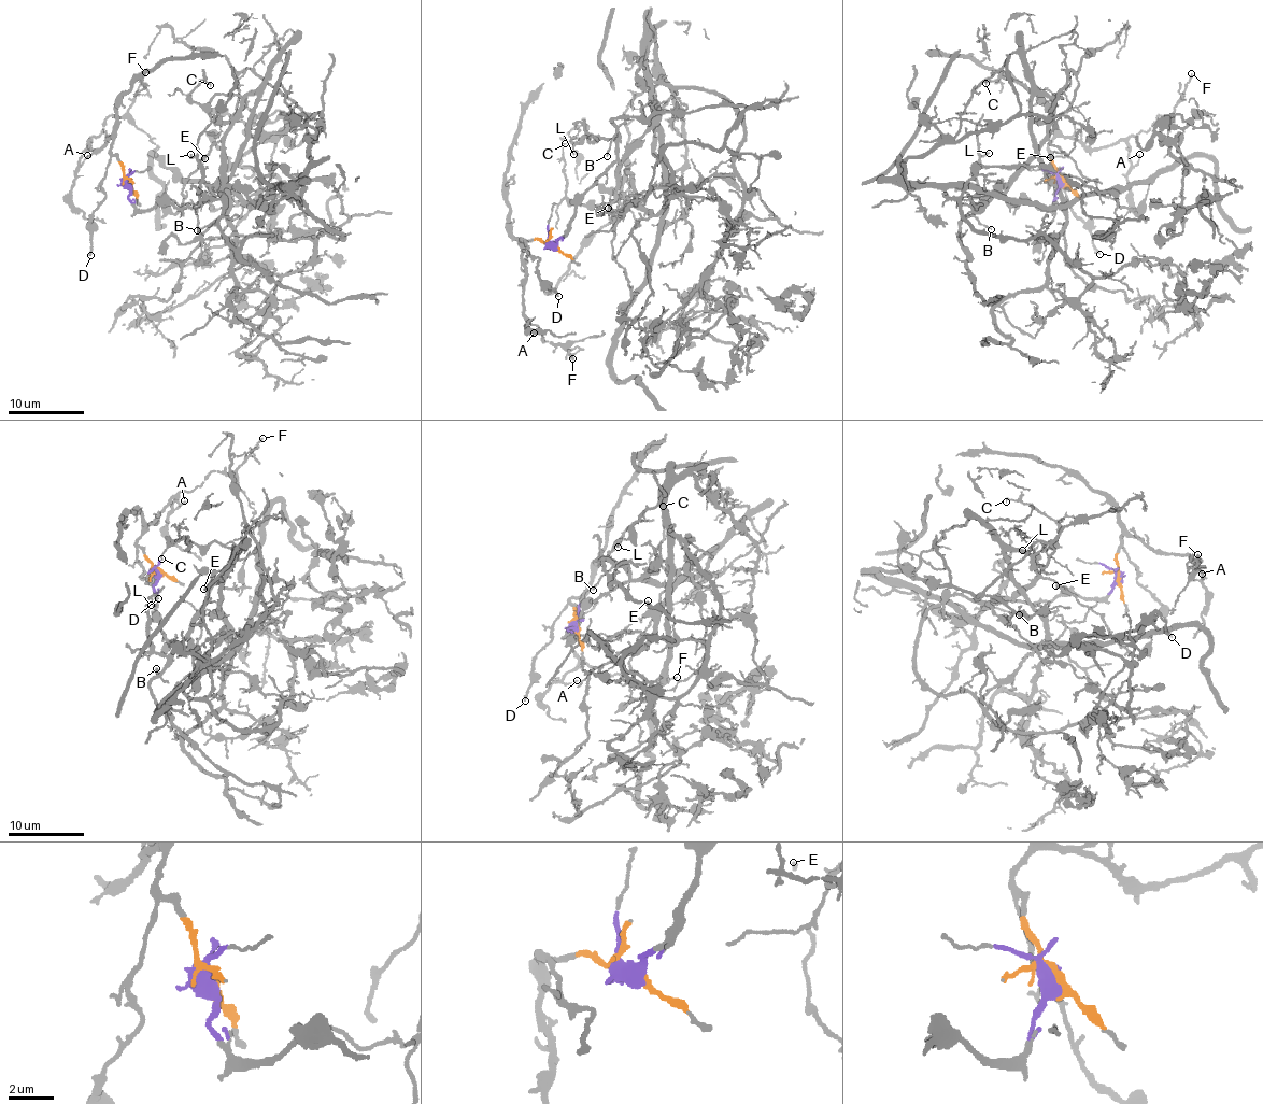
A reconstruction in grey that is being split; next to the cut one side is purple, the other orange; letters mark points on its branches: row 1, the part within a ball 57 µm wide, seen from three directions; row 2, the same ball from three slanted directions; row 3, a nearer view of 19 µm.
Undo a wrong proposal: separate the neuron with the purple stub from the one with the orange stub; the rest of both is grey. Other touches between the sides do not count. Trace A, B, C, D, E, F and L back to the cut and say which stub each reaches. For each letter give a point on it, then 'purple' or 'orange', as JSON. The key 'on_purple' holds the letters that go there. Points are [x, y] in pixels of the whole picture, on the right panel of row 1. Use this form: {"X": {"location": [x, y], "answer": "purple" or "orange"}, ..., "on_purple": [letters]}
{"A": {"location": [1139, 154], "answer": "orange"}, "B": {"location": [991, 229], "answer": "purple"}, "C": {"location": [985, 83], "answer": "purple"}, "D": {"location": [1100, 254], "answer": "orange"}, "E": {"location": [1050, 157], "answer": "purple"}, "F": {"location": [1191, 73], "answer": "orange"}, "L": {"location": [989, 153], "answer": "purple"}, "on_purple": ["B", "C", "E", "L"]}

